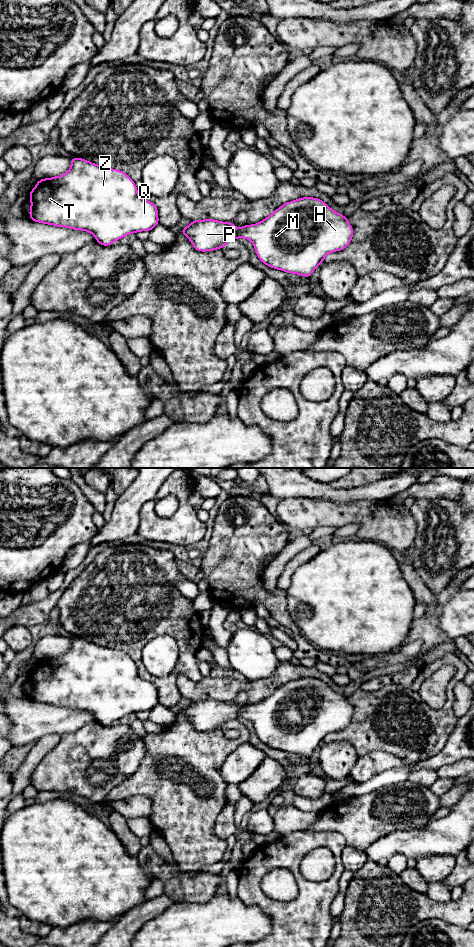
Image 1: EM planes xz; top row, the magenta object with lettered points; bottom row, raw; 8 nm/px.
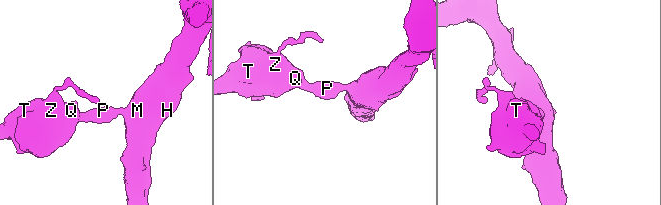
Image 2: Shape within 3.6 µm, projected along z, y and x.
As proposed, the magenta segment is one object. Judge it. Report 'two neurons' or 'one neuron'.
one neuron

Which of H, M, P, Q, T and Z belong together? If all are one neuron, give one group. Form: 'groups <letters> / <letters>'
groups H M P Q T Z

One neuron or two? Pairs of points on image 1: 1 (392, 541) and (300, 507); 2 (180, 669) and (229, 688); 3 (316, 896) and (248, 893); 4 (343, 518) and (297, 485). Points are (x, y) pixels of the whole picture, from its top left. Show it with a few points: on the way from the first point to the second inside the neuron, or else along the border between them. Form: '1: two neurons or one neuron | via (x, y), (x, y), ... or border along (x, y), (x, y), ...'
1: one neuron | via (369, 518), (364, 513), (323, 512)
2: two neurons | border along (179, 674), (185, 675), (196, 683), (203, 677)
3: one neuron | via (299, 908), (272, 908), (265, 903)
4: two neurons | border along (293, 497), (330, 499), (339, 503)

